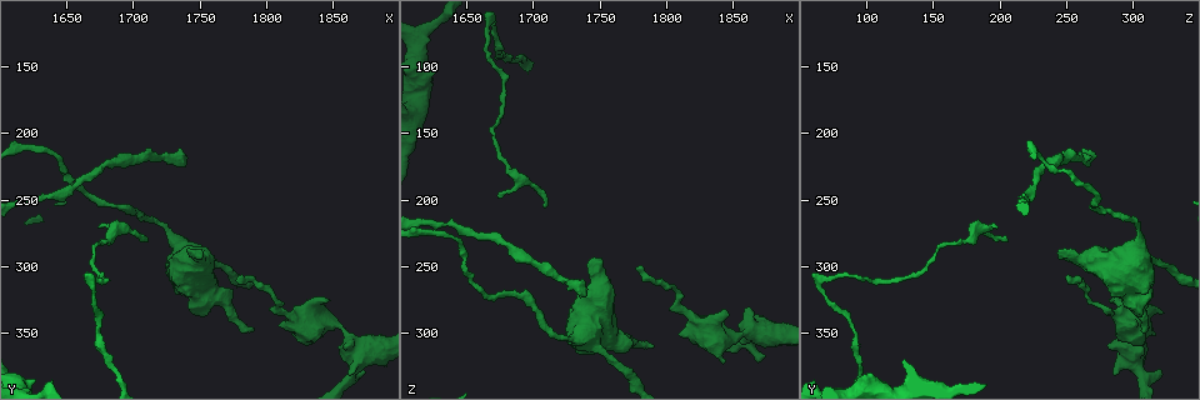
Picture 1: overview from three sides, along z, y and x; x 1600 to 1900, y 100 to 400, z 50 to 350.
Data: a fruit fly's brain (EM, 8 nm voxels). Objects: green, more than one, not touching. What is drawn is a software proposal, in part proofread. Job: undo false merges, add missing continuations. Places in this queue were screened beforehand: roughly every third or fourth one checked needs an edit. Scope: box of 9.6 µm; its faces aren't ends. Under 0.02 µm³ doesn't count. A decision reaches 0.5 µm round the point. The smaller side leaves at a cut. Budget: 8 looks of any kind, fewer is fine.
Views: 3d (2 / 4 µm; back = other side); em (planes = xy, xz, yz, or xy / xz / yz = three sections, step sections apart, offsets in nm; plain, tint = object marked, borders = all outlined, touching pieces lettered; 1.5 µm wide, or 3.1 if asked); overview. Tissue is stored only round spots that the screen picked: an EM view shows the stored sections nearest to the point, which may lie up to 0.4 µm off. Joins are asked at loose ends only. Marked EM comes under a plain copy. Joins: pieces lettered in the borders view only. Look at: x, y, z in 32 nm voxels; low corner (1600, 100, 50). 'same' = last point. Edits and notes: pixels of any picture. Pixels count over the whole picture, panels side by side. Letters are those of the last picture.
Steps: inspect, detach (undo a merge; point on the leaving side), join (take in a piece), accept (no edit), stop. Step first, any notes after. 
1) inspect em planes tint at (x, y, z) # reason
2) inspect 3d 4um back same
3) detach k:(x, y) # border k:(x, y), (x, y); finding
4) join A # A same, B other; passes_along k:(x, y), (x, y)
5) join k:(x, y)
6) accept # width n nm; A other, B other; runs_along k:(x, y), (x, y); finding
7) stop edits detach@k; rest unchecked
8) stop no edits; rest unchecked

inspect 3d 4um at (1746, 296, 308) # calibre changes

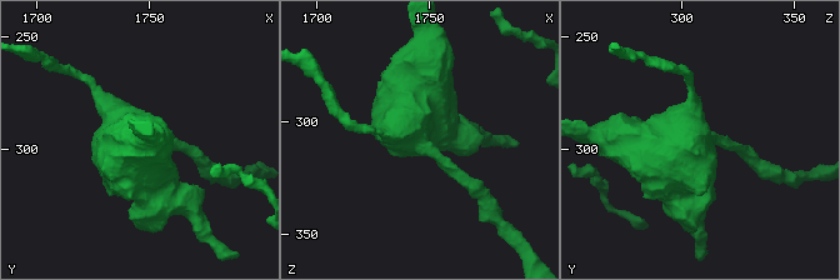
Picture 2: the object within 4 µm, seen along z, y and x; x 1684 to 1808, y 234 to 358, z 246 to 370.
inspect em yz step 8 tint at (1746, 298, 307) # shape alone is not enough

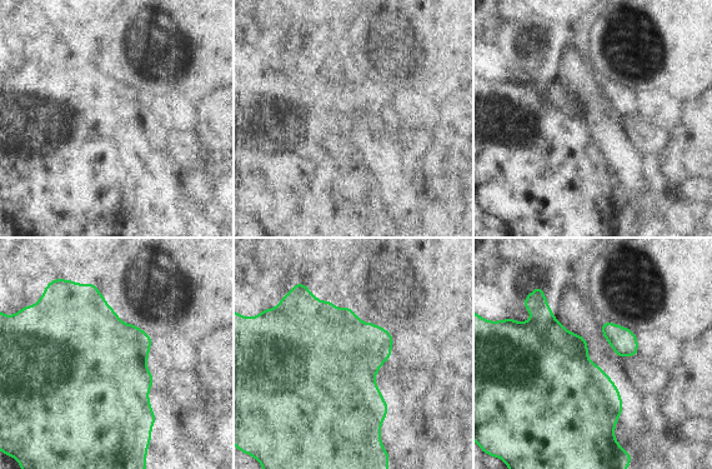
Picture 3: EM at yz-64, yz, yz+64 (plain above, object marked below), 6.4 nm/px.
inspect em yz step 8 borders same # what lies round it

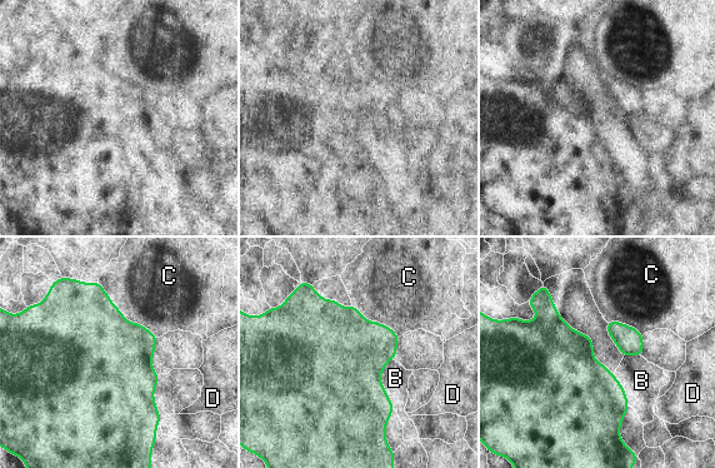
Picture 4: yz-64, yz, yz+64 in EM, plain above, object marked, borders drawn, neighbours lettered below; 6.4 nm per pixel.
accept # B other, C other, D other; border 4:(389, 359), (380, 382), (394, 408); one neuron here

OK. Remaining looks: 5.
inspect em xy step 8 tint at (1648, 228, 246) # thin neck

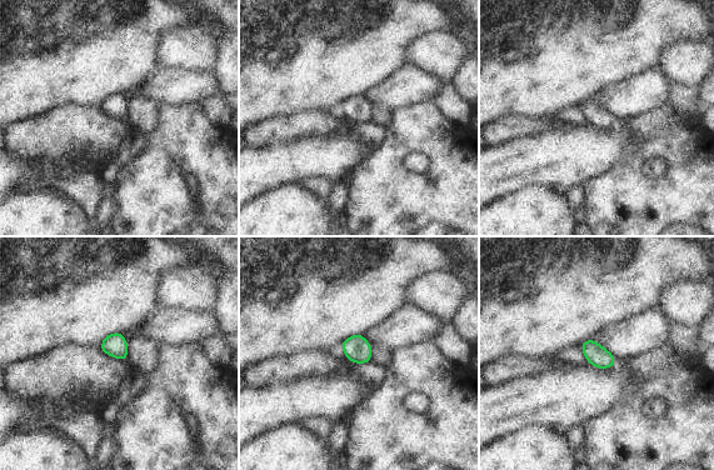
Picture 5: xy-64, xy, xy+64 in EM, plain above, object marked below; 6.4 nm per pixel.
inspect em planes tint same

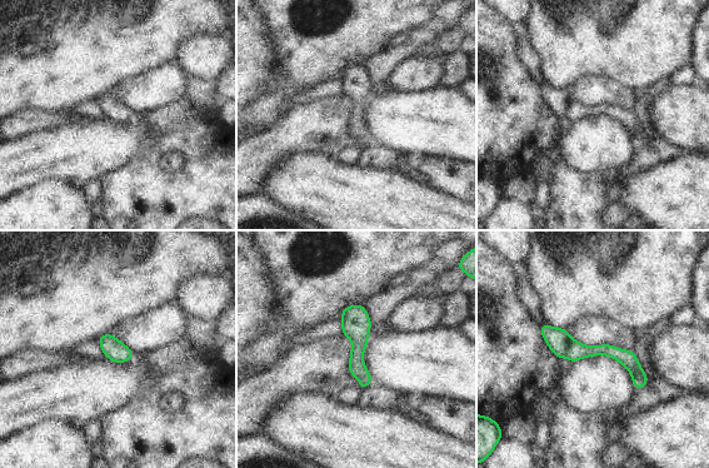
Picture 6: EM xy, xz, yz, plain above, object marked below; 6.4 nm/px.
inspect em planes borders same # what lies round it

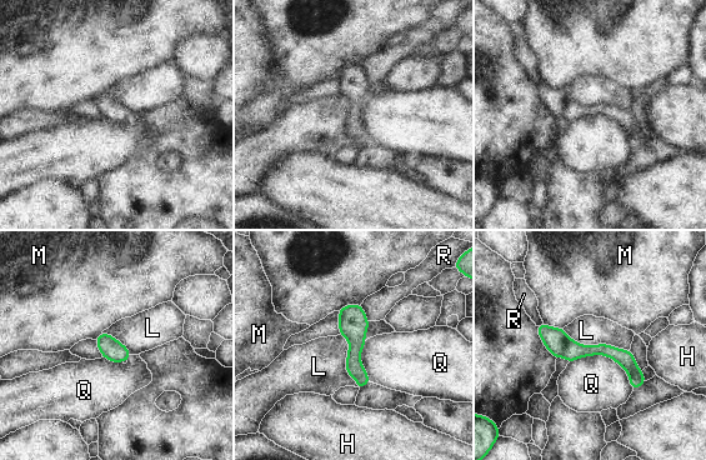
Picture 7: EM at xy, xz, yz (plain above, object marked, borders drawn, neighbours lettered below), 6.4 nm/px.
accept # width 130 nm; H other, L other, M other, Q other, R other; border 7:(562, 328), (581, 344), (629, 350); continuous, no second neuron

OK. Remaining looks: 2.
inspect em xy step 8 borders at (1746, 288, 244) # an open end

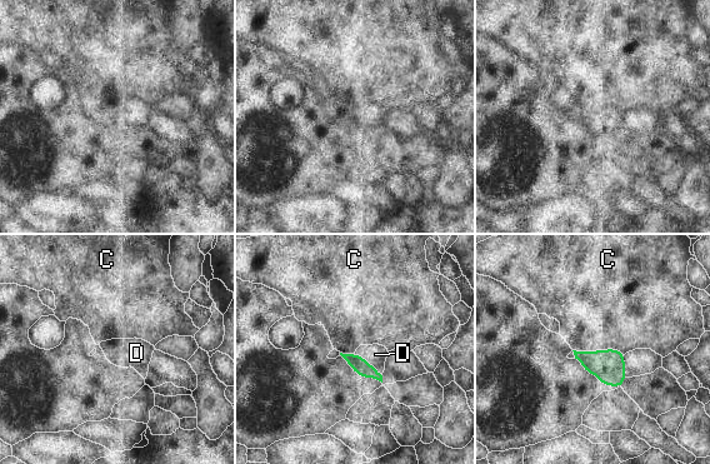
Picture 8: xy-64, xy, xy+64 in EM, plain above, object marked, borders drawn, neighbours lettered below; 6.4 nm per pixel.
join D # longest_contact C 340 nm; C other, D same; passes_along 8:(360, 365), (368, 363), (375, 354); it goes on there

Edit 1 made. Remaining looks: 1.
stop edits join@8; rest unchecked

